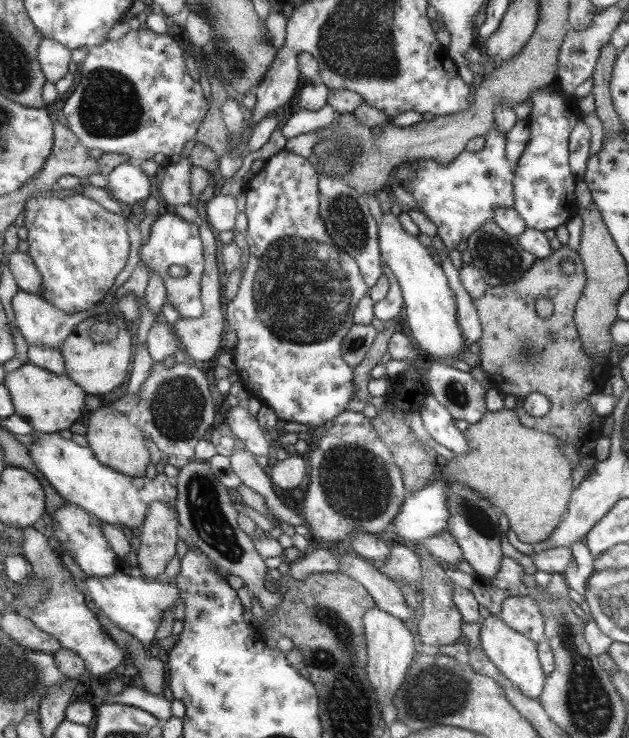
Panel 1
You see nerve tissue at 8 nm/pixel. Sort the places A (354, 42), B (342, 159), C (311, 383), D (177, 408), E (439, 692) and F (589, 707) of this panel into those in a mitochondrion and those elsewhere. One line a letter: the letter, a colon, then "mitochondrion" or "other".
A: mitochondrion
B: mitochondrion
C: other
D: mitochondrion
E: mitochondrion
F: mitochondrion

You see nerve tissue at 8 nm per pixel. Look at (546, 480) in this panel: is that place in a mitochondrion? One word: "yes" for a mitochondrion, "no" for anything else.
no

